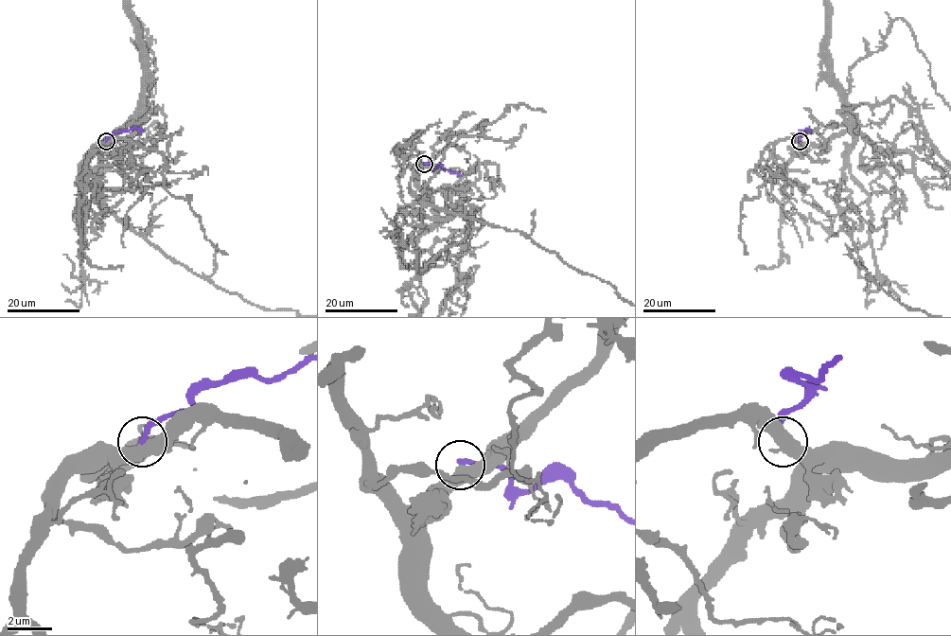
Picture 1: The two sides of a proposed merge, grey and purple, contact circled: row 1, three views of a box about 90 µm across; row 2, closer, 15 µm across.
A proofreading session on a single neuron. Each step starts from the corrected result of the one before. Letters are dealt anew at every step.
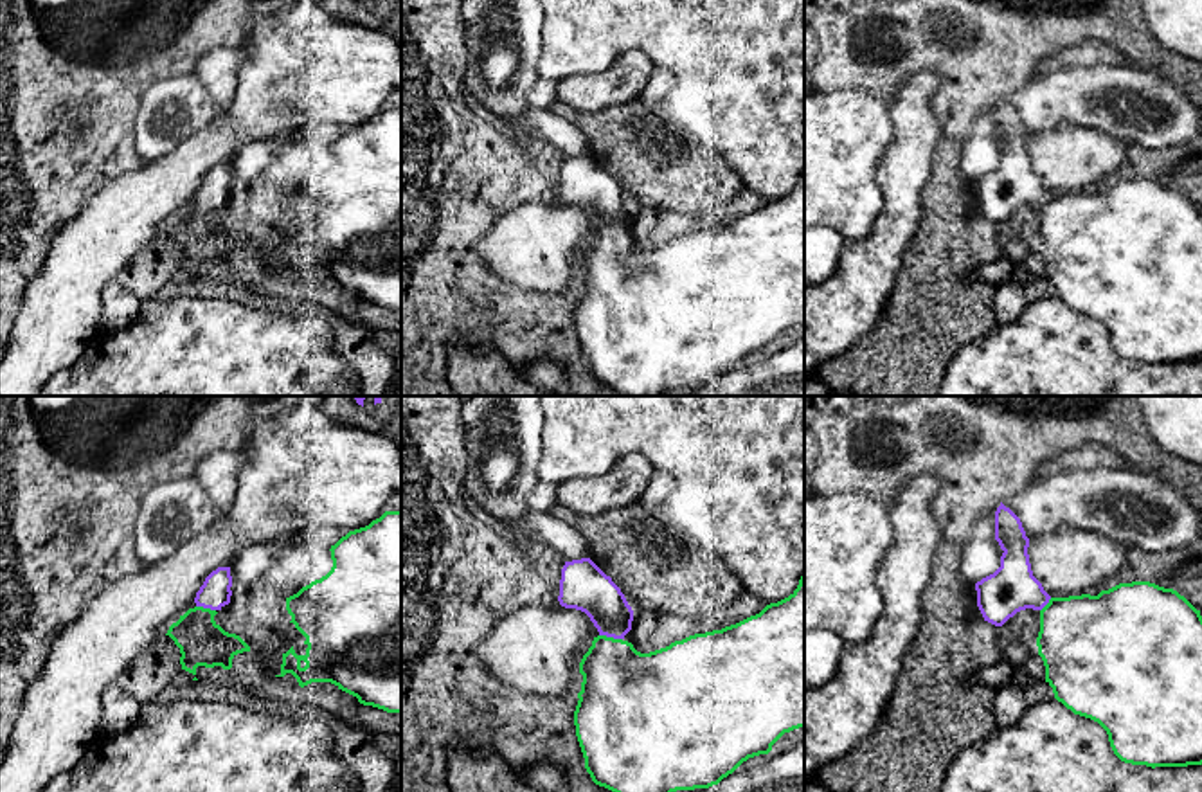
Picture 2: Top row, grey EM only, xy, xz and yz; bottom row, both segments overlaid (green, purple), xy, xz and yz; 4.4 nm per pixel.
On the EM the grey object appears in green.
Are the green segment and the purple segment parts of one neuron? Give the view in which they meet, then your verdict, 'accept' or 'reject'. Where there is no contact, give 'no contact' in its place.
xz | accept

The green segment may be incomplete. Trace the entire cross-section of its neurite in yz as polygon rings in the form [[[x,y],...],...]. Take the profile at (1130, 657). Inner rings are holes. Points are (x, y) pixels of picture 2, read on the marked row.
[[[1002,502],[995,511],[995,540],[1004,551],[1000,567],[975,583],[984,621],[1002,626],[1017,612],[1040,612],[1038,655],[1054,698],[1074,715],[1098,722],[1108,734],[1114,754],[1132,765],[1202,765],[1202,616],[1184,596],[1150,581],[1119,583],[1098,596],[1051,598],[1033,576],[1029,538],[1020,518]]]

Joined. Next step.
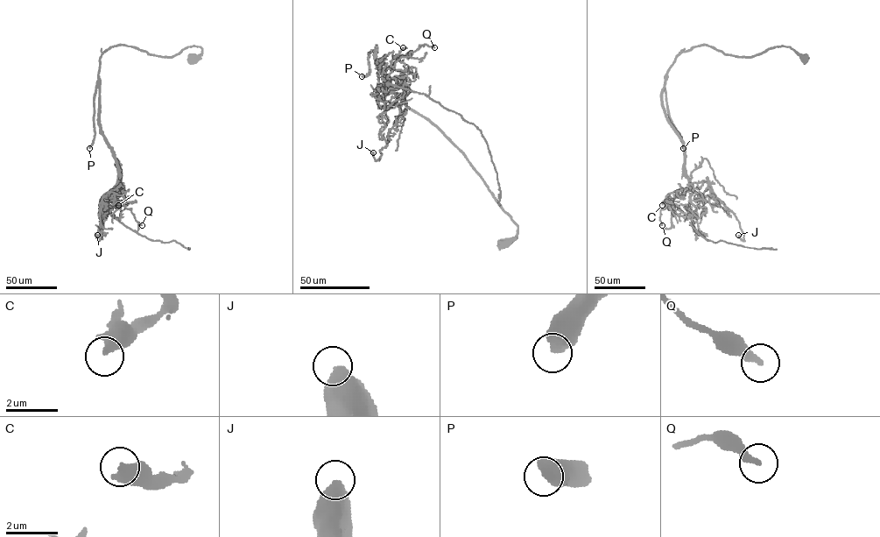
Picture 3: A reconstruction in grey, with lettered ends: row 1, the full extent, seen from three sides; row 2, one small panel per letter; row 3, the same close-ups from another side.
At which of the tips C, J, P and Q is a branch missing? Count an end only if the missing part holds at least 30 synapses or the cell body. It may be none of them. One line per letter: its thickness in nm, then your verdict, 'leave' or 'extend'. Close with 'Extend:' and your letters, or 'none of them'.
C: 550 nm thick; leave
J: 600 nm thick; leave
P: 600 nm thick; extend
Q: 340 nm thick; leave
Extend: P

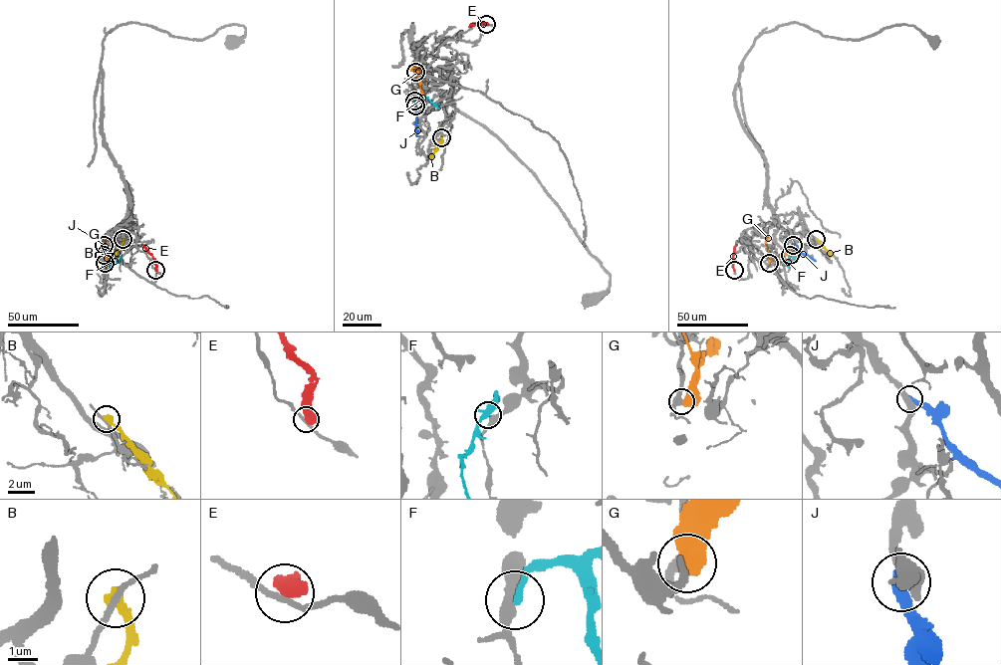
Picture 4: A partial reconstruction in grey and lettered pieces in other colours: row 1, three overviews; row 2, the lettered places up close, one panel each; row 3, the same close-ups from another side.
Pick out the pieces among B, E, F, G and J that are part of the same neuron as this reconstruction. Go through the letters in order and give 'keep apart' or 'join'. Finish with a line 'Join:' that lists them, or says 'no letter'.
B: keep apart
E: keep apart
F: join
G: keep apart
J: keep apart
Join: F

